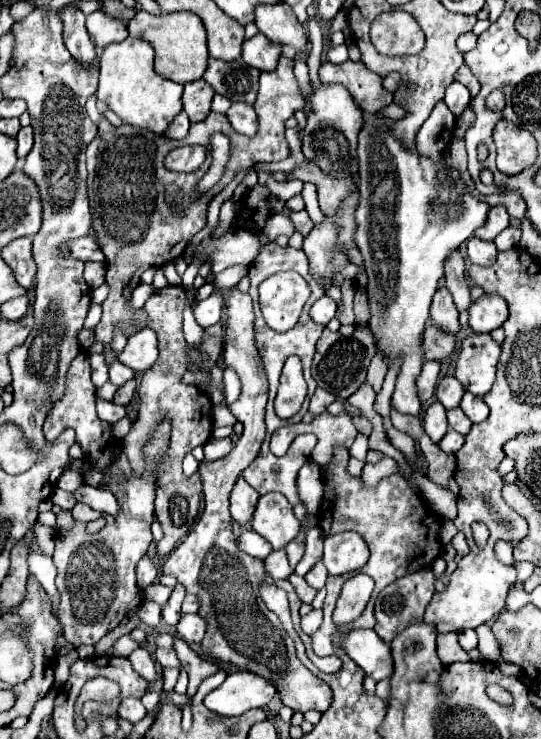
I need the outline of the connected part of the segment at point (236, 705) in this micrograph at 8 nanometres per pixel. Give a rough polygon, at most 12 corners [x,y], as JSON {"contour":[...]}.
{"contour":[[248,670],[204,698],[220,716],[264,708],[276,688]]}

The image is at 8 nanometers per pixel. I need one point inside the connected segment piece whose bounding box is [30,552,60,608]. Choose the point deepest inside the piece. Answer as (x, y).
(42, 567)

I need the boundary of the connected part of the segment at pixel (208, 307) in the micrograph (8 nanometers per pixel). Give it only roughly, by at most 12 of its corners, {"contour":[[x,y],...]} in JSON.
{"contour":[[212,292],[192,306],[202,328],[222,318],[224,296]]}

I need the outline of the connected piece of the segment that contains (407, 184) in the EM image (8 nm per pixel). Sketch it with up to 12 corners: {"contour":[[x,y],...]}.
{"contour":[[364,116],[356,244],[370,330],[420,414],[444,260],[490,204]]}

